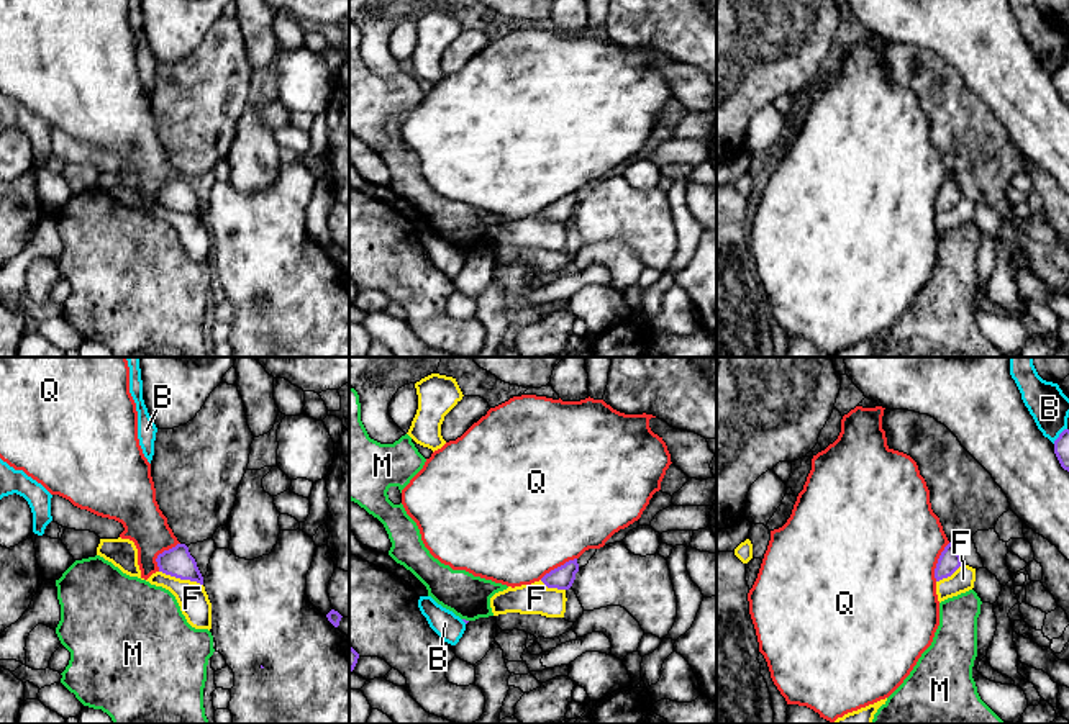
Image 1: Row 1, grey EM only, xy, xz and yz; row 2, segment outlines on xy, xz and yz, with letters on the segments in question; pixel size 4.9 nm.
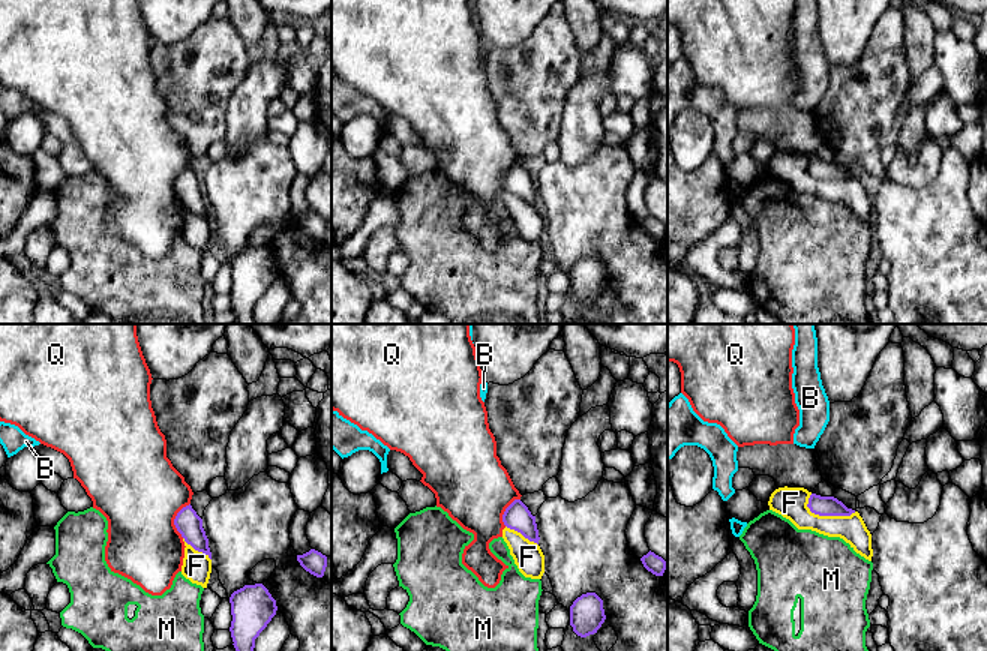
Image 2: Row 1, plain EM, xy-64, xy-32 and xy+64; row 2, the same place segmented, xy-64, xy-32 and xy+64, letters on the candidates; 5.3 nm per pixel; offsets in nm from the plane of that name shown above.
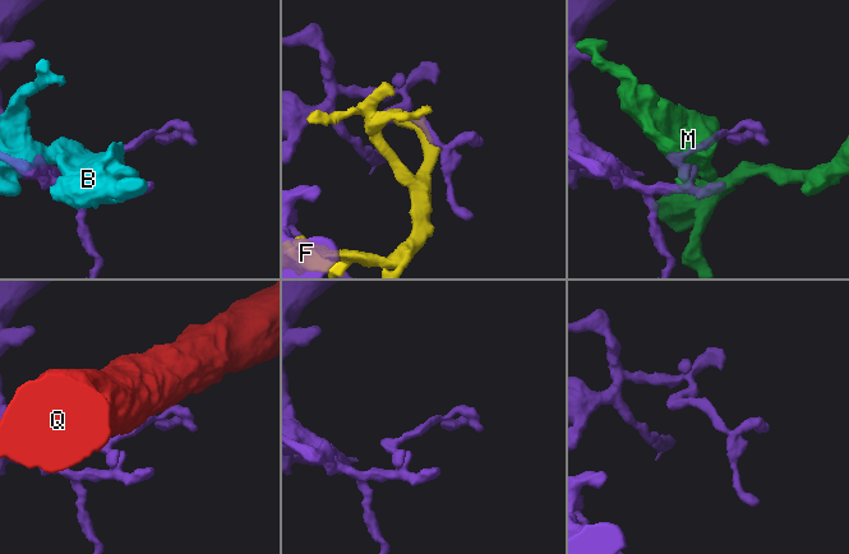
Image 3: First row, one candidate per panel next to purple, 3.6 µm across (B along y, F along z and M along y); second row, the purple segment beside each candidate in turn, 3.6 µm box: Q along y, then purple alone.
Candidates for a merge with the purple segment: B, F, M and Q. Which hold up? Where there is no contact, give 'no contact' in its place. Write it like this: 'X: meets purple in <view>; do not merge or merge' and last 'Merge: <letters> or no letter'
B: meets purple in yz; do not merge
F: meets purple in xy; do not merge
M: meets purple in xz; do not merge
Q: meets purple in yz; do not merge
Merge: no letter

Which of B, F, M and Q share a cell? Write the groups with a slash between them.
B / F / M / Q

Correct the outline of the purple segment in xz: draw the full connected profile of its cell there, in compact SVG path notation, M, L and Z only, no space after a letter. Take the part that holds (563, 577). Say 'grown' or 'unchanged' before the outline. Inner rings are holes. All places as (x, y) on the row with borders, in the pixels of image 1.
unchanged; M574 559L546 573L541 578L541 581L548 588L569 590L575 580L577 572L579 572L579 563L577 559Z

